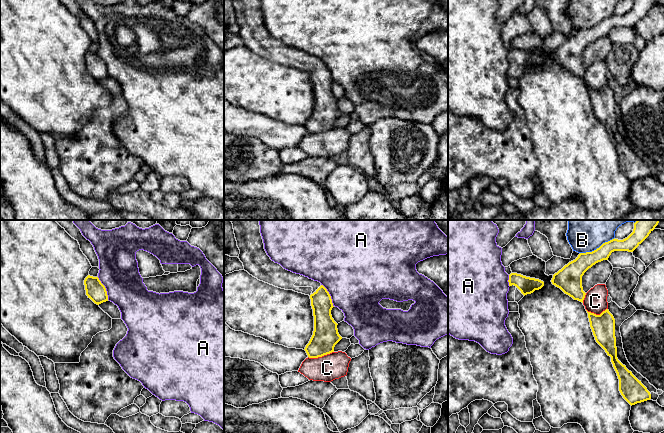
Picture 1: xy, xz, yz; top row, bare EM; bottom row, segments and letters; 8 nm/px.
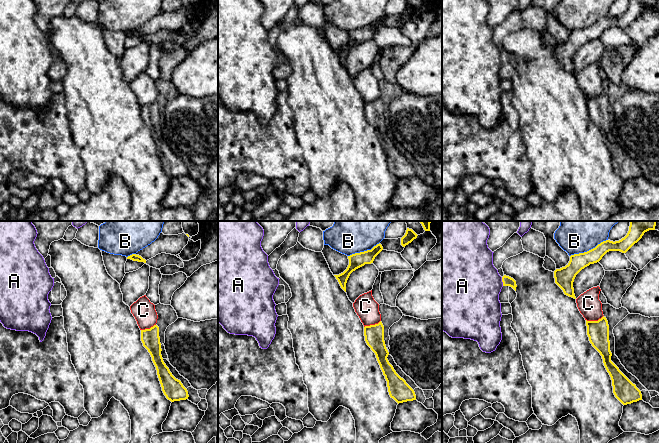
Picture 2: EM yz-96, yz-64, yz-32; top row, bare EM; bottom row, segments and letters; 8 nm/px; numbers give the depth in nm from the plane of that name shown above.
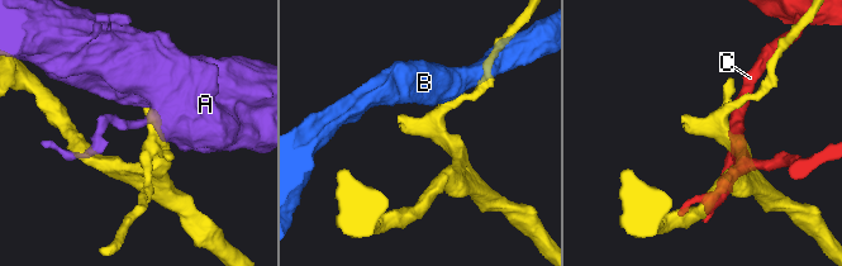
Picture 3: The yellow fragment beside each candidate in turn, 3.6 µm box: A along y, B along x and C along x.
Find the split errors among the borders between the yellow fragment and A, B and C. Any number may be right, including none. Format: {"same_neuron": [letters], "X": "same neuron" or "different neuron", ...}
{"same_neuron": [], "A": "different neuron", "B": "different neuron", "C": "different neuron"}

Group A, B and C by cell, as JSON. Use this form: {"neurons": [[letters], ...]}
{"neurons": [["A"], ["B"], ["C"]]}

